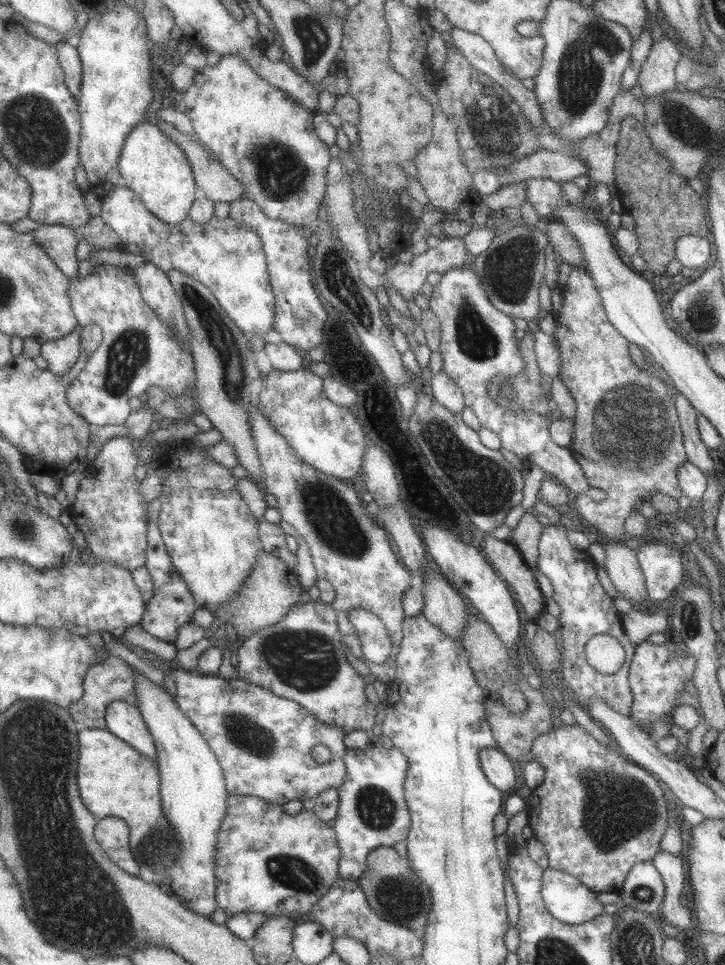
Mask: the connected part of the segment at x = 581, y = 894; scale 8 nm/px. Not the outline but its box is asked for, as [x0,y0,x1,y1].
[542,866,603,924]

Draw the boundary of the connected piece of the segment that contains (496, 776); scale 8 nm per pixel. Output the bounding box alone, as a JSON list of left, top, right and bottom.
[480,748,518,795]

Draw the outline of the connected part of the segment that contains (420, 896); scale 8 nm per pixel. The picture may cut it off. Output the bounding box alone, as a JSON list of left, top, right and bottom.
[359,847,433,936]

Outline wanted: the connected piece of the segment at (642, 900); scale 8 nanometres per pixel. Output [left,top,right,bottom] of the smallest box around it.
[620,861,664,915]

